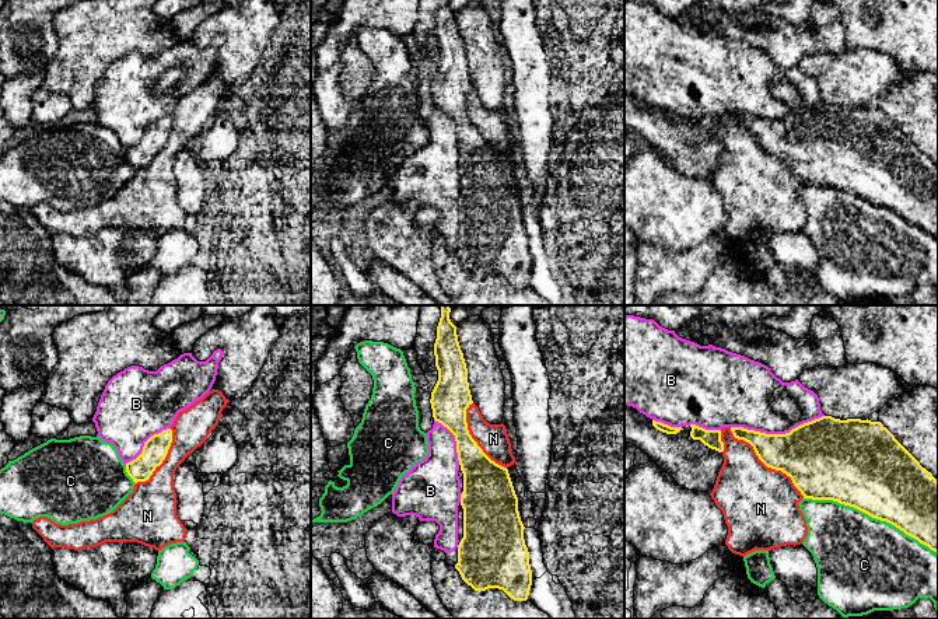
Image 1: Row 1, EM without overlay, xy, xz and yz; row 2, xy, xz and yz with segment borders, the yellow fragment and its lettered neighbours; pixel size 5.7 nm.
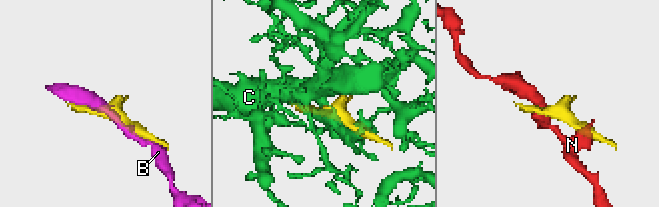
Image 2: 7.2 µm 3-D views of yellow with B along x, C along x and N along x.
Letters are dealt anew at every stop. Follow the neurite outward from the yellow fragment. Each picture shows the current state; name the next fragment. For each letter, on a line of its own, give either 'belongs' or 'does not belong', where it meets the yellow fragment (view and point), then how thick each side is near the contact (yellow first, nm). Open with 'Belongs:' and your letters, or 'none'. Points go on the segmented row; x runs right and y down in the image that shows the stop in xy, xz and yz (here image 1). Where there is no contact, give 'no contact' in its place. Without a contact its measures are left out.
Belongs: none
B: does not belong; contact yz (777, 434); calibres 380 and 360 nm
C: does not belong; contact yz (871, 516); calibres 460 and 480 nm
N: does not belong; contact yz (766, 465); calibres 340 and 440 nm

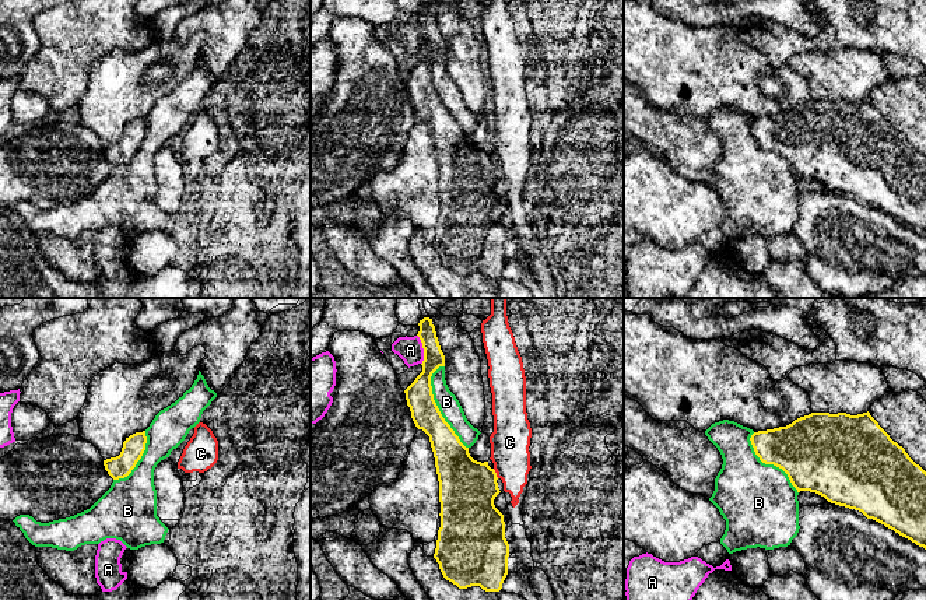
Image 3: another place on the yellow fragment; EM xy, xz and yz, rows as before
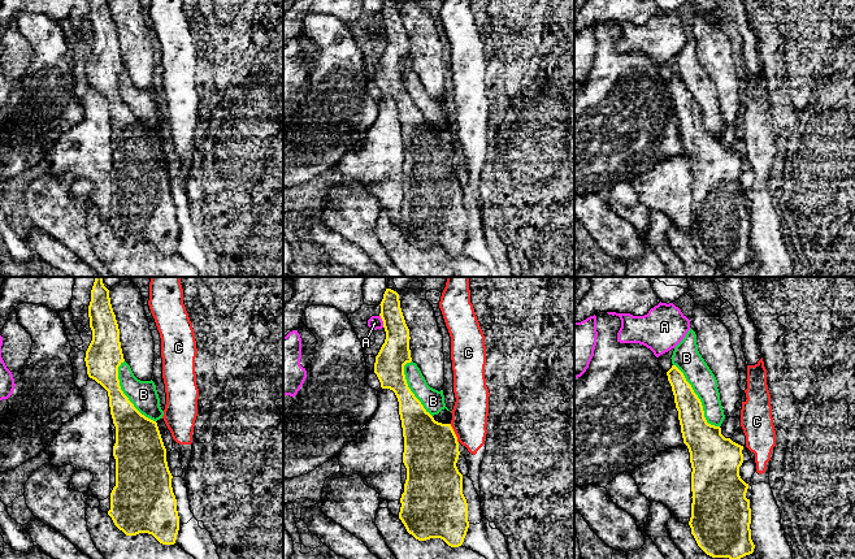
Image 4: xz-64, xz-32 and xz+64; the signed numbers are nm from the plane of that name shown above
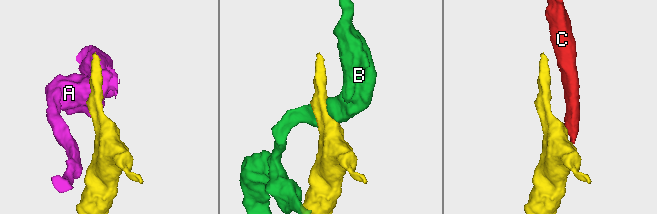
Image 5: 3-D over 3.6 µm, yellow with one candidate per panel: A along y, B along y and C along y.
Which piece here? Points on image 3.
Belongs: none
A: does not belong; contact xz (424, 350); calibres 140 and 150 nm
B: does not belong; contact xz (437, 407); calibres 170 and 120 nm
C: does not belong; contact xz (495, 473); calibres 320 and 220 nm

